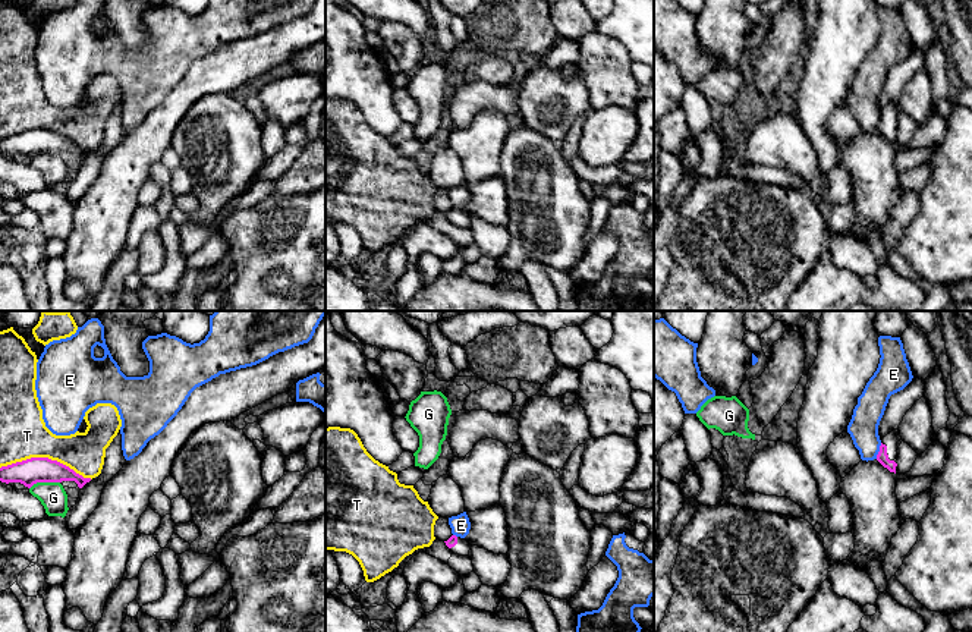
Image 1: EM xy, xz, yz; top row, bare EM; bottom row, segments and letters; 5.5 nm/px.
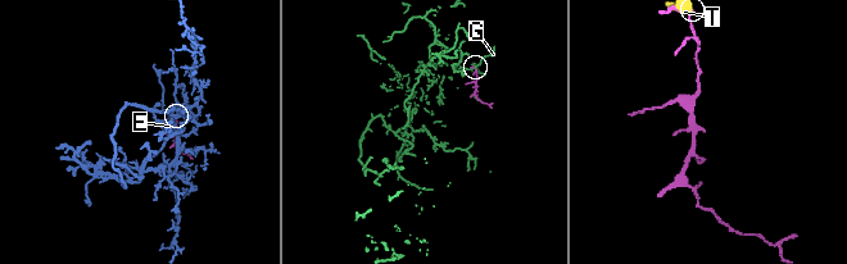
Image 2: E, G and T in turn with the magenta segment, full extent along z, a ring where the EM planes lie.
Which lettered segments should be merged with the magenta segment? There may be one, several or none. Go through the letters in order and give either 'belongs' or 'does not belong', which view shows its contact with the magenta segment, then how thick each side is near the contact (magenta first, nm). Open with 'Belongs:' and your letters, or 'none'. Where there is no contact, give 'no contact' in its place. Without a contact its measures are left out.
Belongs: none
E: does not belong; contact in yz; calibres 60 and 160 nm
G: does not belong; contact in xy; calibres 140 and 150 nm
T: does not belong; contact in xy; calibres 140 and 260 nm

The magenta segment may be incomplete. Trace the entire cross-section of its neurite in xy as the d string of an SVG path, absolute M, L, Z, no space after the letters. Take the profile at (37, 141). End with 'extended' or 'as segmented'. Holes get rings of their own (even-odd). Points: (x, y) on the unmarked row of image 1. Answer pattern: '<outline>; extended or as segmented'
M31 129L0 139L1 154L21 154L31 160L37 154L75 153L82 160L91 150L84 150L69 138L48 129Z; as segmented

